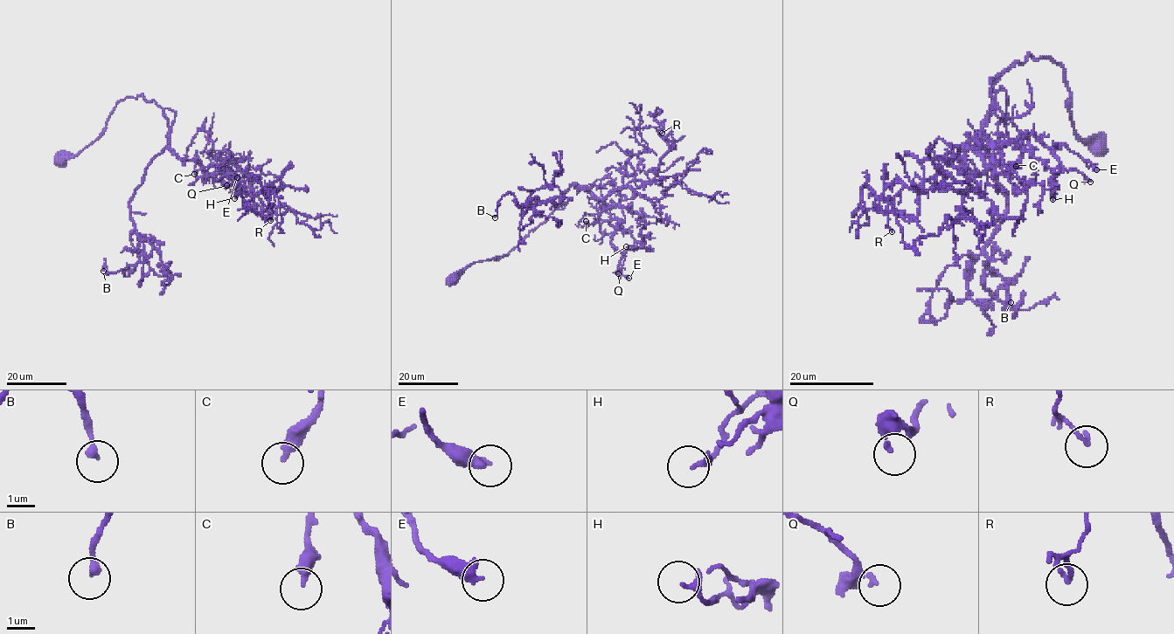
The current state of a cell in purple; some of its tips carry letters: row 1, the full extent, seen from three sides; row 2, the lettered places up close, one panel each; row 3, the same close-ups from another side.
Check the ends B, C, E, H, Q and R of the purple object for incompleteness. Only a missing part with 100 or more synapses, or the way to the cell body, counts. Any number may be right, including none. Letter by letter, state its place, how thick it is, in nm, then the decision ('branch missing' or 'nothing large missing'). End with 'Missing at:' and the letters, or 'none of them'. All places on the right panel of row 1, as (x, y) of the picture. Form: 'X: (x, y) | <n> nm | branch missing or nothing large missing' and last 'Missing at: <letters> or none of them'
B: (1010, 302) | 240 nm | nothing large missing
C: (1016, 166) | 340 nm | nothing large missing
E: (1096, 169) | 420 nm | nothing large missing
H: (1052, 199) | 200 nm | nothing large missing
Q: (1090, 182) | 190 nm | nothing large missing
R: (892, 231) | 170 nm | nothing large missing
Missing at: none of them

